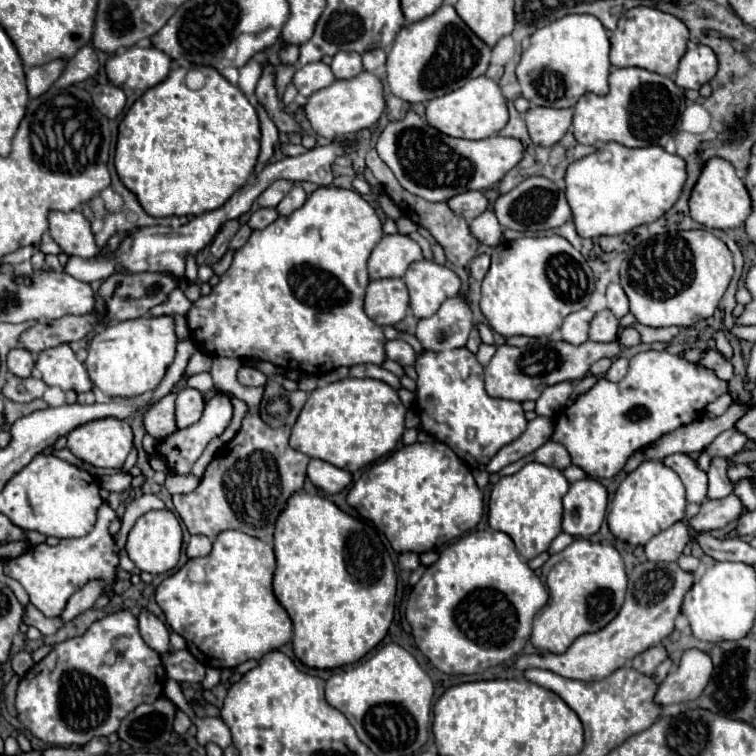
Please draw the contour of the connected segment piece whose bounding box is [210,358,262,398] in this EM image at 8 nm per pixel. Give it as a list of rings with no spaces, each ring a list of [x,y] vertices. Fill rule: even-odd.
[[[214,358],[212,364],[212,380],[220,392],[228,392],[234,398],[262,398],[262,388],[246,388],[238,382],[236,374],[240,370],[240,360],[222,360]]]

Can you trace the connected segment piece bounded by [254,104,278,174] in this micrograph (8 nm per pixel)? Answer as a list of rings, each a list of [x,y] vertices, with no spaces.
[[[258,104],[258,118],[260,118],[260,128],[262,128],[262,140],[260,140],[260,156],[258,156],[258,164],[254,168],[254,174],[262,172],[262,168],[266,166],[266,162],[272,158],[274,148],[278,146],[278,128],[274,126],[274,122],[270,120],[270,116],[266,114],[264,106]]]

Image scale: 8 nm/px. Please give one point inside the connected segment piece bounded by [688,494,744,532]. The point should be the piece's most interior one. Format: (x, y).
(714, 514)

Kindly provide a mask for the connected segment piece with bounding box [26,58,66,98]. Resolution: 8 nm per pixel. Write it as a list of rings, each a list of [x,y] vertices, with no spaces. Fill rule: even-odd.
[[[58,58],[58,60],[52,60],[44,66],[34,66],[26,72],[26,82],[28,82],[28,92],[30,92],[30,98],[38,98],[42,96],[64,72],[66,68],[66,60]]]

